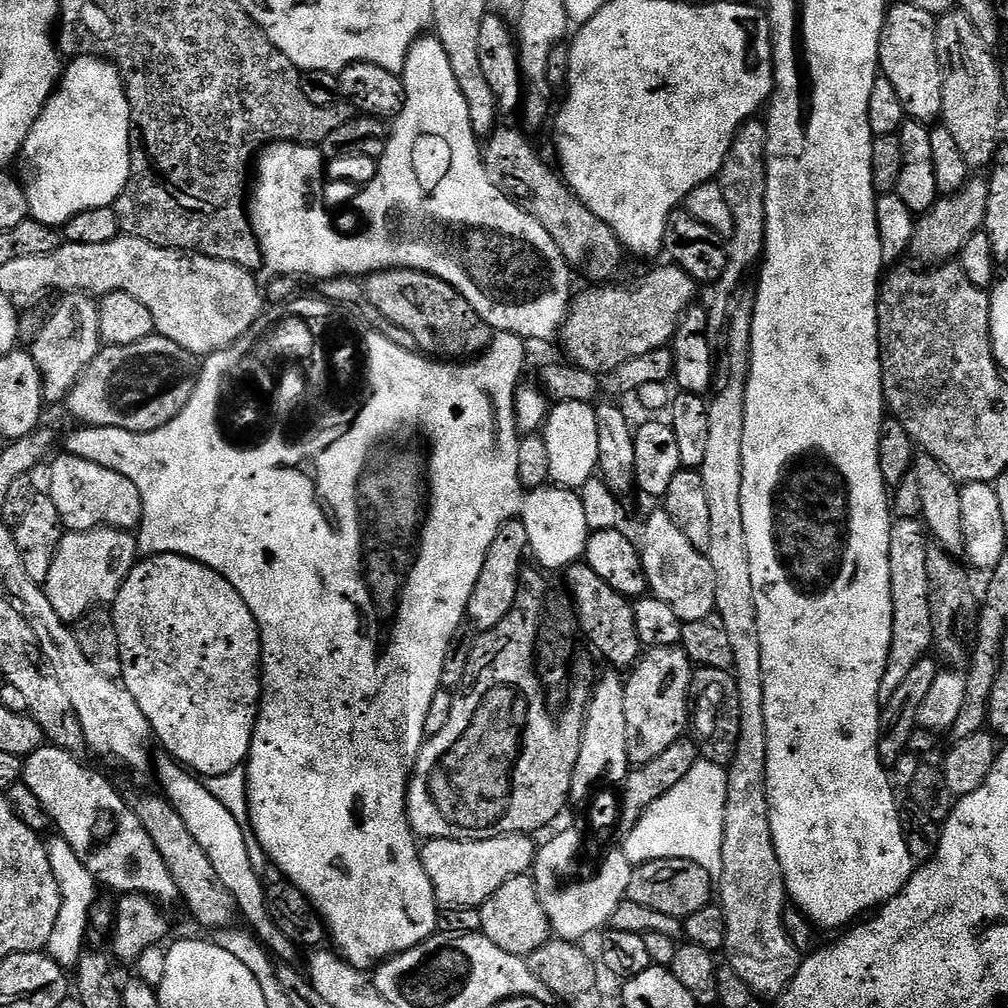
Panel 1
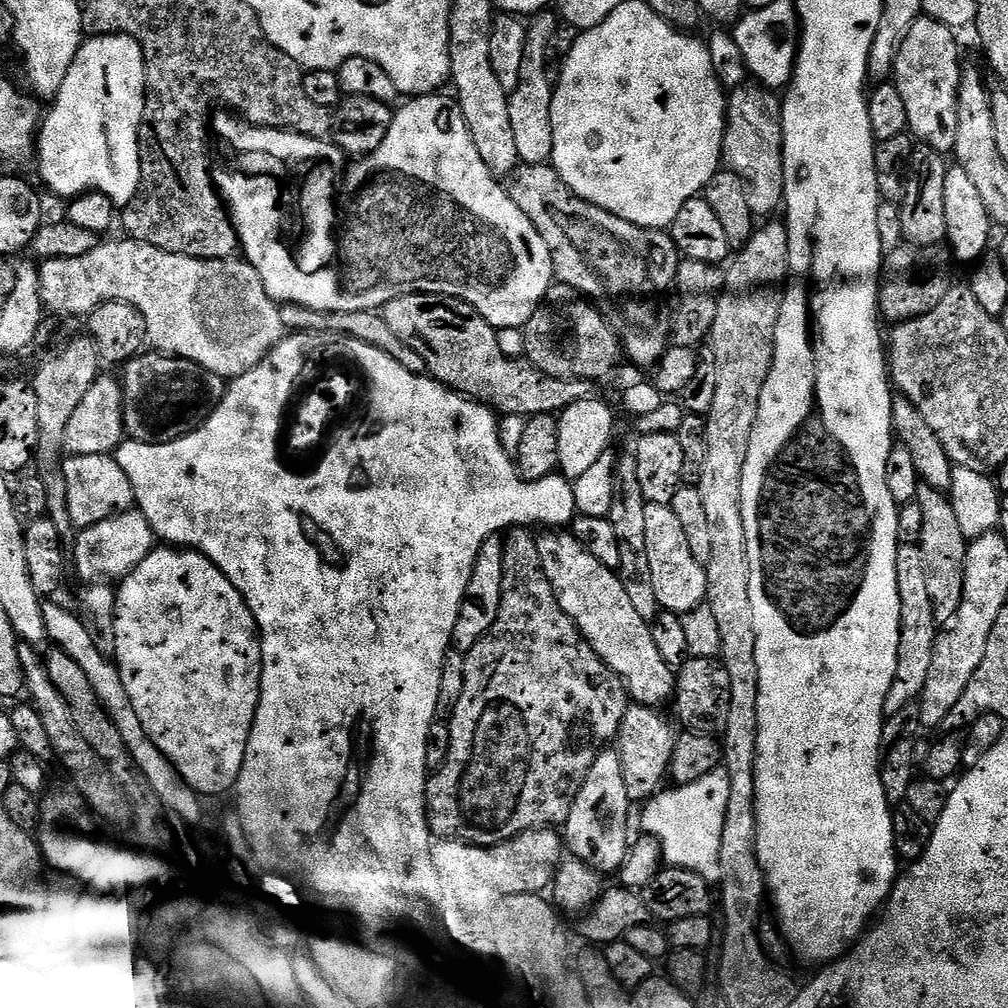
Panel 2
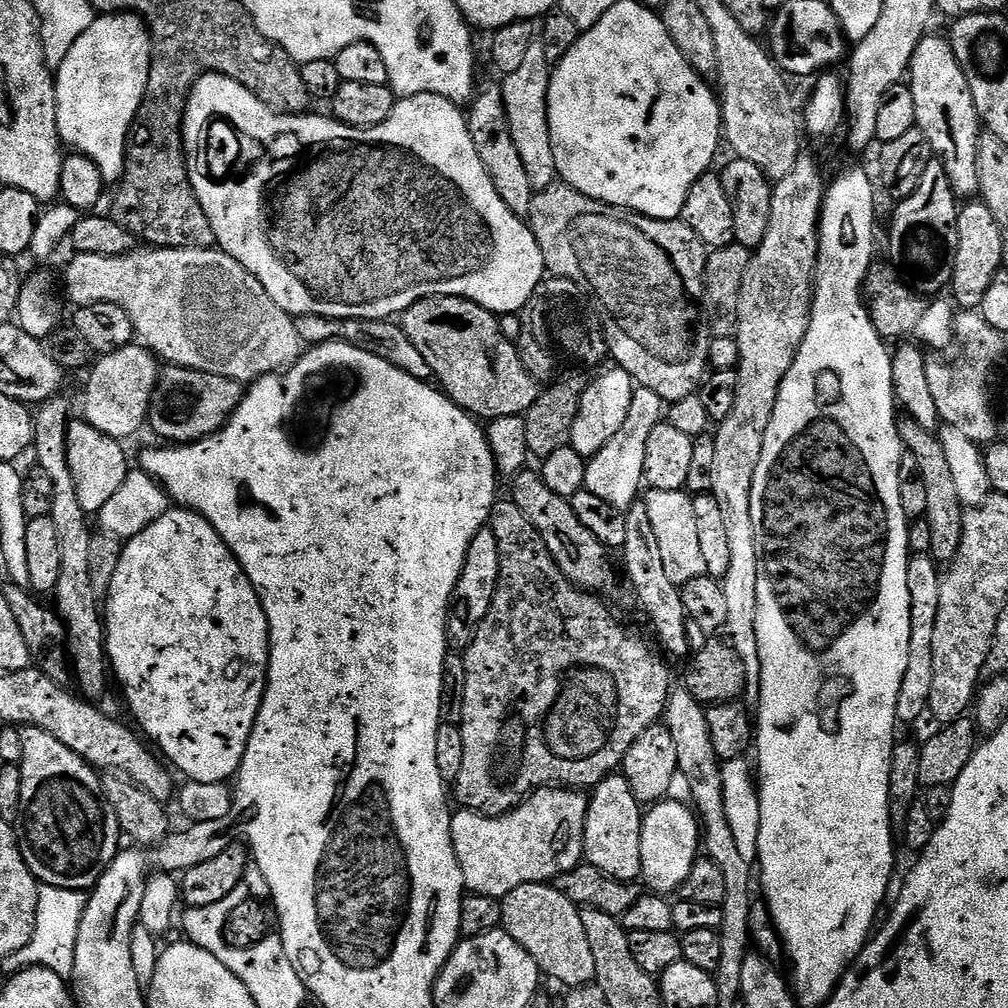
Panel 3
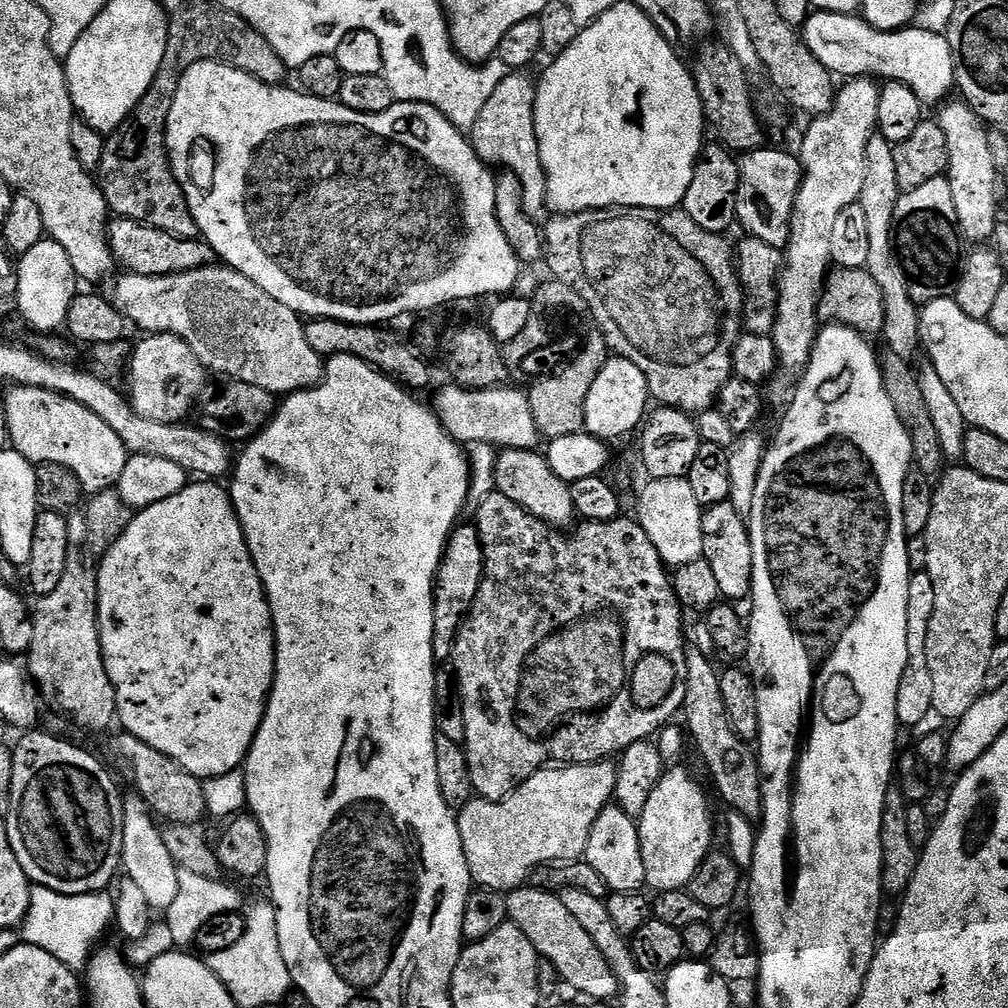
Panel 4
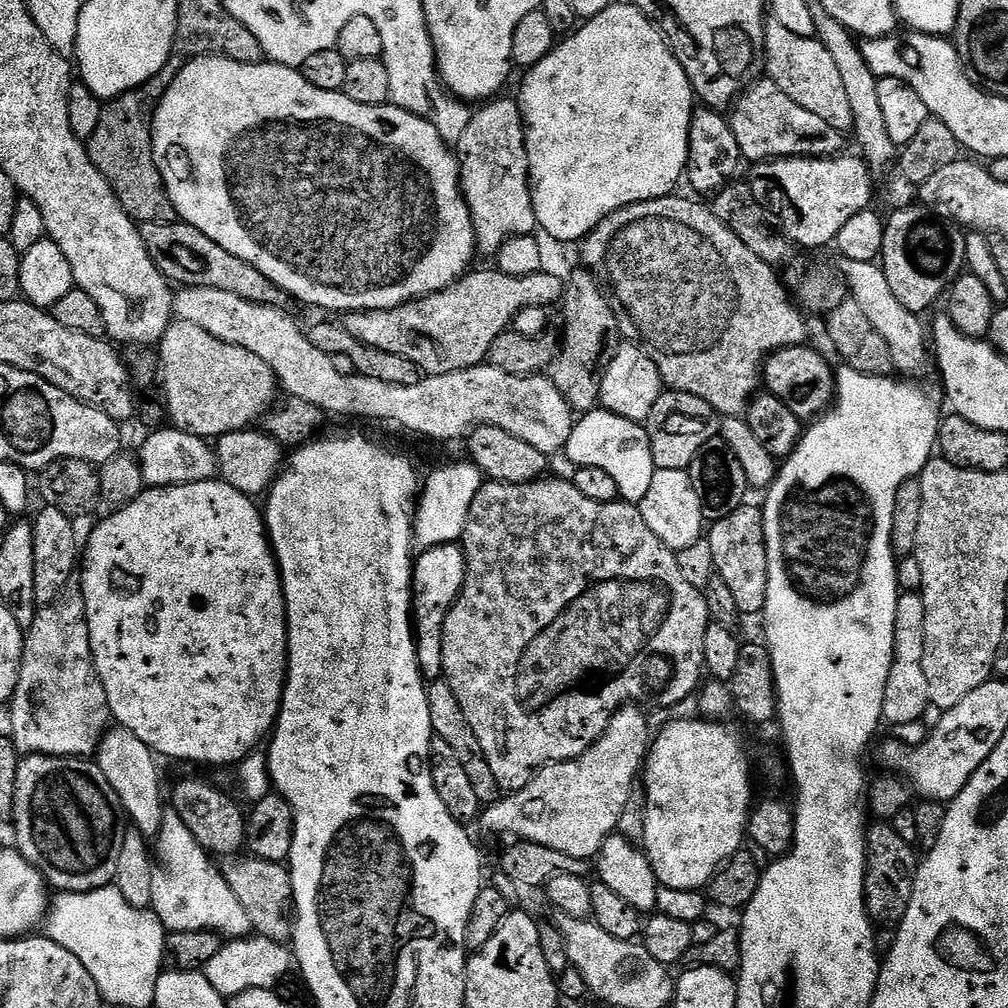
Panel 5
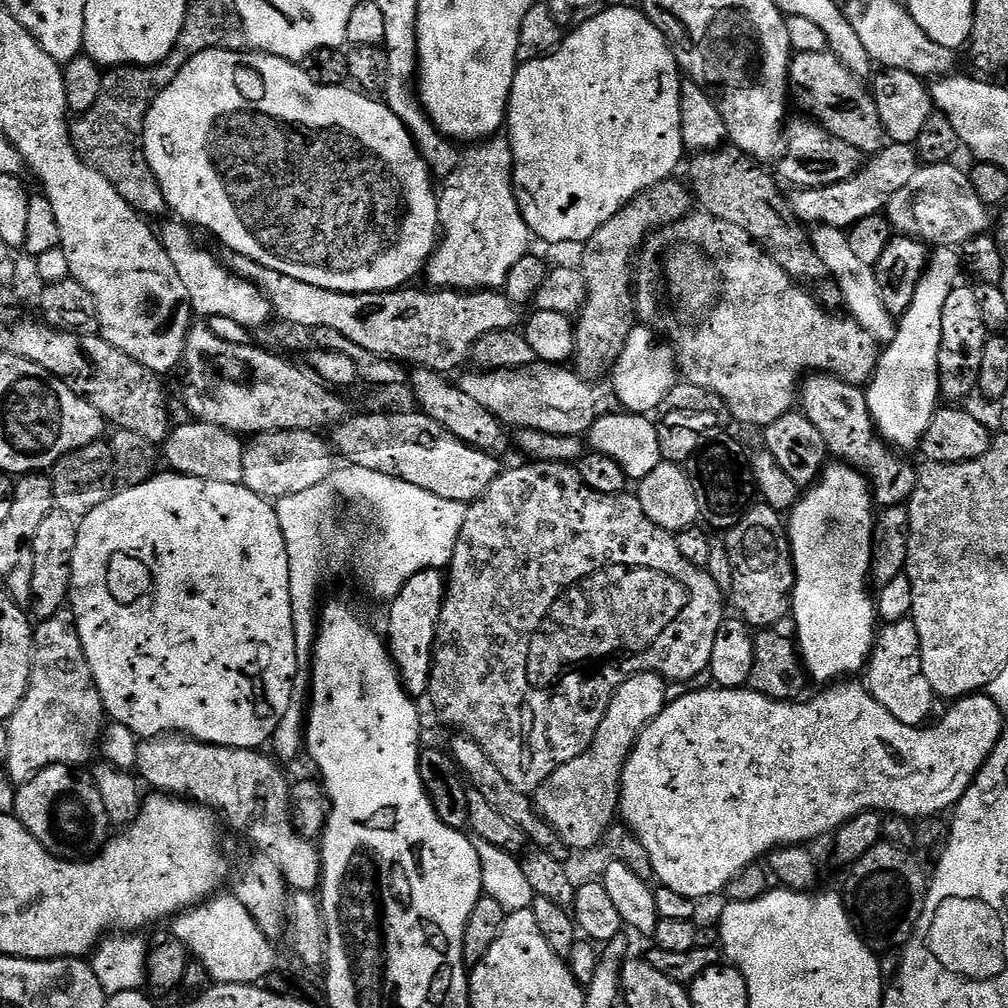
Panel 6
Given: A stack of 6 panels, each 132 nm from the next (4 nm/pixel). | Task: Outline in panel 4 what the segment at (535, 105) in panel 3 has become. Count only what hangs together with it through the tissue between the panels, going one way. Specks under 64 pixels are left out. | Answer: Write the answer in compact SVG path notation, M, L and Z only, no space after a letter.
M524 70L509 71L502 82L498 82L498 90L490 94L482 114L478 114L478 122L470 130L472 148L484 161L485 165L501 164L504 170L516 173L522 186L524 209L534 221L541 219L540 215L548 208L548 183L540 157L538 138L534 130L534 102L536 101L537 81L528 77Z

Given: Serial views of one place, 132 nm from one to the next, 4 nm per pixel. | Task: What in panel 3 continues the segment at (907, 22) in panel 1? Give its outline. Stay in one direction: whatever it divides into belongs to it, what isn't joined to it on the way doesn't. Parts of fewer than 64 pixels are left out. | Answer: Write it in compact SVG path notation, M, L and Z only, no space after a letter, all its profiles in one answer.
M925 34L914 50L910 65L910 87L914 94L916 128L927 138L935 159L946 170L952 191L960 198L972 198L980 191L978 142L982 125L966 74L952 49L951 39Z

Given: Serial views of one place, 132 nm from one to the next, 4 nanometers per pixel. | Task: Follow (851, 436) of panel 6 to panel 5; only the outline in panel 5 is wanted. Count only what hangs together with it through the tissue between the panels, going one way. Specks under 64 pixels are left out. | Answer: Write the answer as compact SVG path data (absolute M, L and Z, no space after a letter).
M808 347L783 348L773 352L765 360L762 369L763 387L790 410L794 410L794 414L802 422L811 421L832 407L836 386L836 372L828 365L827 358Z

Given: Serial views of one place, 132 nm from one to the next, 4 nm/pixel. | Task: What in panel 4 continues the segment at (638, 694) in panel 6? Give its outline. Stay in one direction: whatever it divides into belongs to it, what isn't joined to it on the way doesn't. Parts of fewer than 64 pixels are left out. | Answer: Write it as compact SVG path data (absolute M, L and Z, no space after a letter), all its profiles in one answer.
M611 759L599 760L593 764L545 766L524 784L516 787L505 800L474 798L459 809L456 825L462 838L466 862L470 866L473 885L507 894L525 887L538 868L579 861L587 850L594 822L604 808L613 803L616 794L616 767Z

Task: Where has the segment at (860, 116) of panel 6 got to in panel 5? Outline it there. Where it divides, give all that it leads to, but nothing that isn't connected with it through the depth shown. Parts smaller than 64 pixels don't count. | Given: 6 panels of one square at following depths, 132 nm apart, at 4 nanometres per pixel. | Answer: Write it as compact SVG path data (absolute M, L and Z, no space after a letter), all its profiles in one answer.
M769 19L764 26L764 50L768 60L767 79L774 81L782 94L790 94L798 106L818 114L818 118L834 126L834 130L845 134L853 131L854 110L850 110L850 98L846 95L838 62L834 62L830 50L826 50L819 38L798 38L798 34Z

